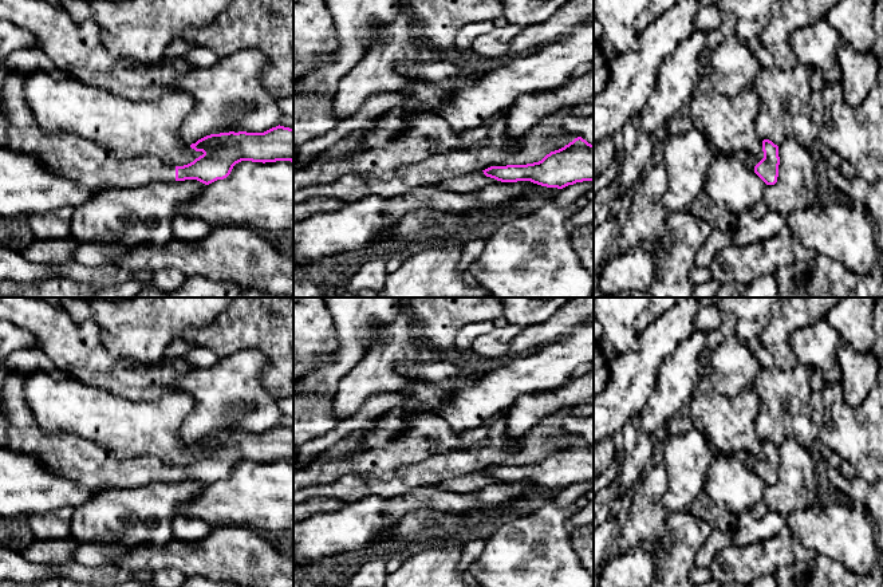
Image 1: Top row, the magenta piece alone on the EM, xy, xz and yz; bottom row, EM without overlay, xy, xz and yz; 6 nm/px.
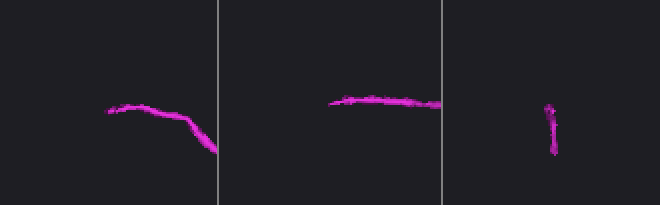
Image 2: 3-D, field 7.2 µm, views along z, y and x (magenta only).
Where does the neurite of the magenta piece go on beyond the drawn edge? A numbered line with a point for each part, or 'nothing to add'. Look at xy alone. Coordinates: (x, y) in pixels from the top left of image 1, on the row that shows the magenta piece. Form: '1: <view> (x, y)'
1: xy (82, 160)

